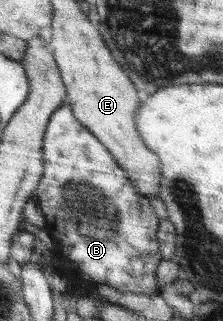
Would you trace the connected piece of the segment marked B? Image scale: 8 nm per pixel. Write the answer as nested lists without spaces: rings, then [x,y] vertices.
[[[69,103],[61,104],[58,108],[55,108],[53,115],[49,118],[42,141],[42,158],[44,161],[44,172],[38,183],[35,197],[39,200],[45,215],[45,229],[49,232],[49,235],[51,235],[56,245],[52,250],[52,253],[57,253],[60,260],[60,262],[56,264],[56,271],[61,275],[65,275],[68,282],[80,282],[84,288],[91,283],[100,283],[107,285],[107,287],[115,287],[115,289],[121,291],[121,293],[125,293],[126,291],[131,291],[131,293],[145,293],[145,295],[150,295],[152,298],[158,299],[160,290],[157,289],[157,284],[155,284],[155,280],[157,280],[155,272],[157,271],[157,265],[159,265],[159,262],[163,258],[160,254],[158,239],[156,238],[160,218],[155,214],[153,206],[149,205],[149,199],[137,193],[136,187],[128,178],[127,172],[114,160],[110,151],[84,124],[75,119]]]

